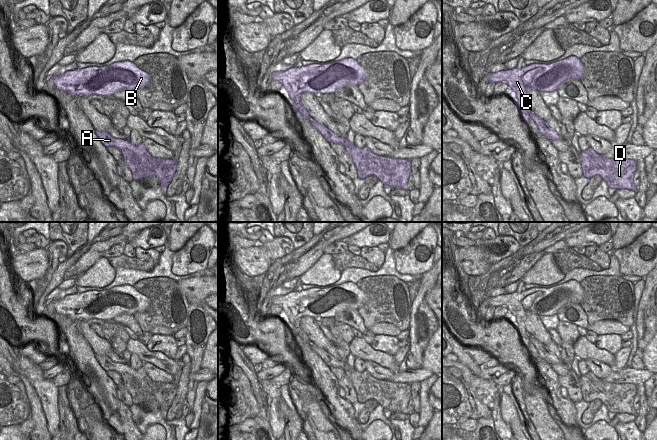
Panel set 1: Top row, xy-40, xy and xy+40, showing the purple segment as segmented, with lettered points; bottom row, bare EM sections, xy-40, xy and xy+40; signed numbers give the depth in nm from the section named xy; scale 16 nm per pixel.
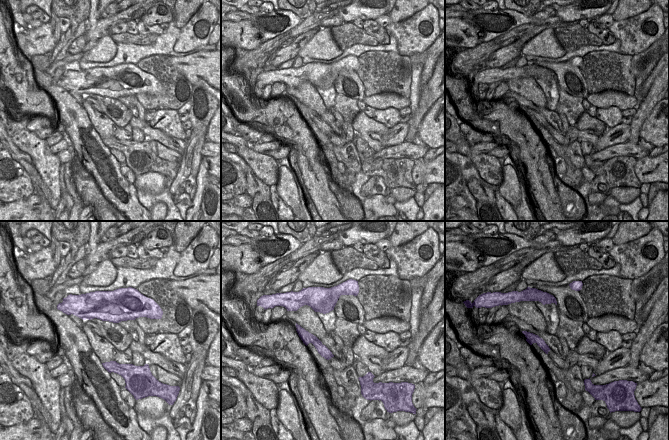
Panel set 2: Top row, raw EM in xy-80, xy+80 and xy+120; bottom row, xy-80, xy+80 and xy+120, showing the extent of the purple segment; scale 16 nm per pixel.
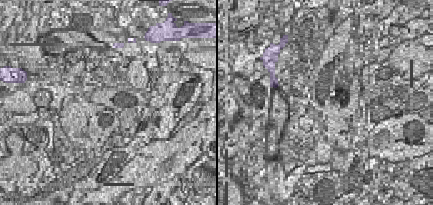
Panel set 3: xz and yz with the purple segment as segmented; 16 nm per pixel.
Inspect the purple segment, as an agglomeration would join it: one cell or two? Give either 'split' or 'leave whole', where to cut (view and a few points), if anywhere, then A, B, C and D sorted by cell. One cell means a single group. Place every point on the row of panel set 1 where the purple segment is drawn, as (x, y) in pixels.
split; cut xy+40 (523, 96), (520, 96), (514, 102); groups A D / B C

